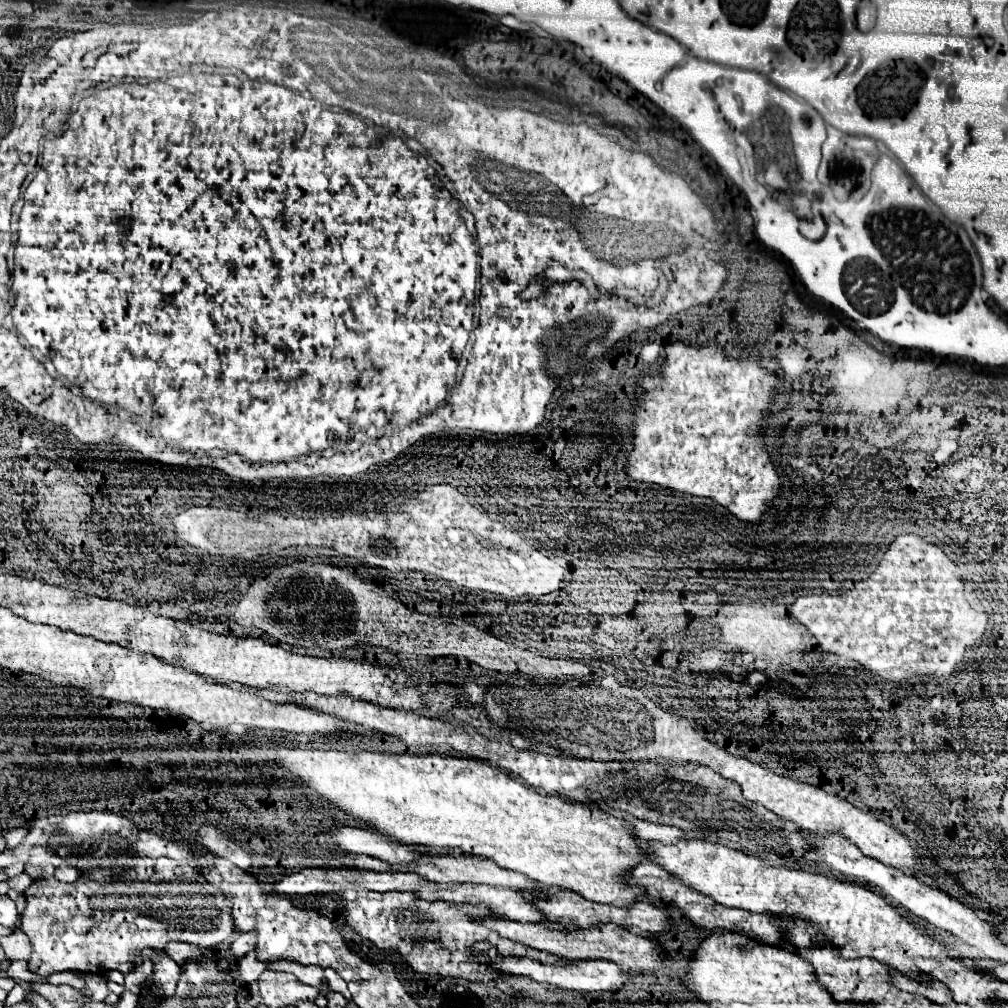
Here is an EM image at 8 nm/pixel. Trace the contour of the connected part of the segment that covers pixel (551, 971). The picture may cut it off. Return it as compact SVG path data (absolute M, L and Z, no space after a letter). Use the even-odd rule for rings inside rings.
M494 948L486 950L490 964L494 964L496 970L502 970L506 974L516 974L516 976L526 976L536 982L548 982L556 988L566 988L566 990L576 990L576 992L616 992L624 984L630 982L630 976L618 968L618 964L608 962L608 960L584 960L584 962L568 962L568 960L558 960L556 964L542 964L538 960L530 958L500 958Z

